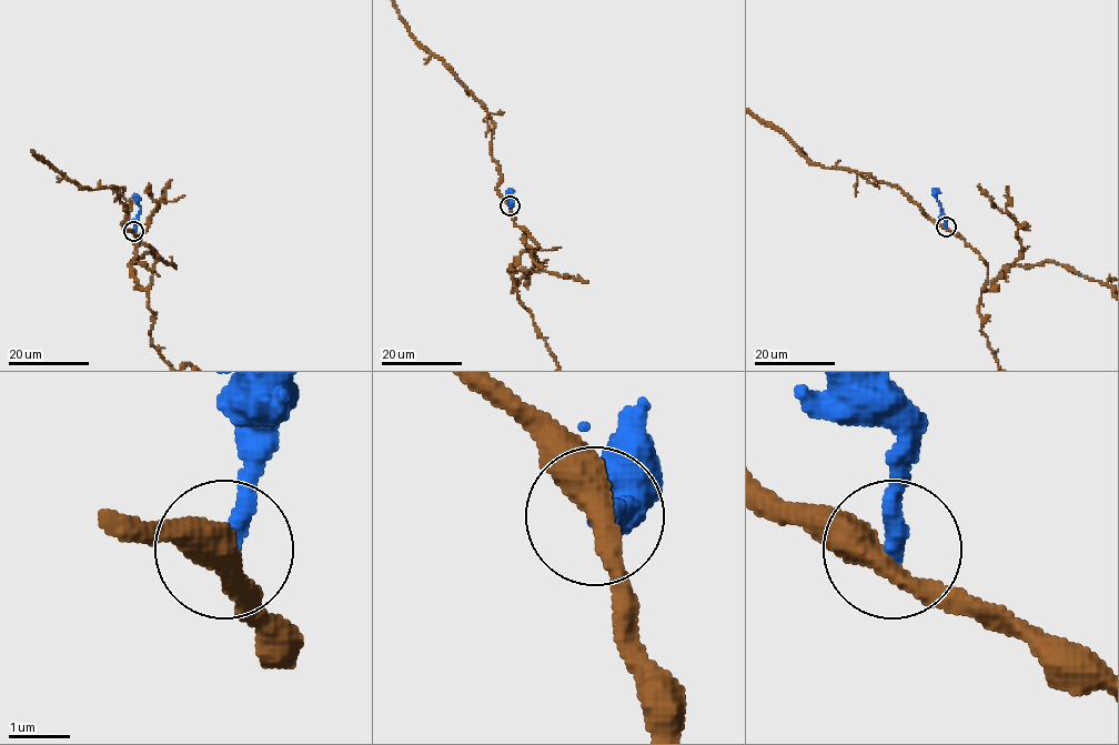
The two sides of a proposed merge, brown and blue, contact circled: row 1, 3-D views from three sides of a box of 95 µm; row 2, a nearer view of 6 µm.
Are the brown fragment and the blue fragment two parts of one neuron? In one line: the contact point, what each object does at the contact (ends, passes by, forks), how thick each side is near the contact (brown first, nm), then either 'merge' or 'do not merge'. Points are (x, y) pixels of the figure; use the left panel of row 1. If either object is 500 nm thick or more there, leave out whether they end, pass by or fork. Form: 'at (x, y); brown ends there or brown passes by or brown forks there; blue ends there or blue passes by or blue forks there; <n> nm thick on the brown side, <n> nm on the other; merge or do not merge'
at (133, 231); brown passes by; blue ends there; 440 nm thick on the brown side, 320 nm on the other; do not merge

